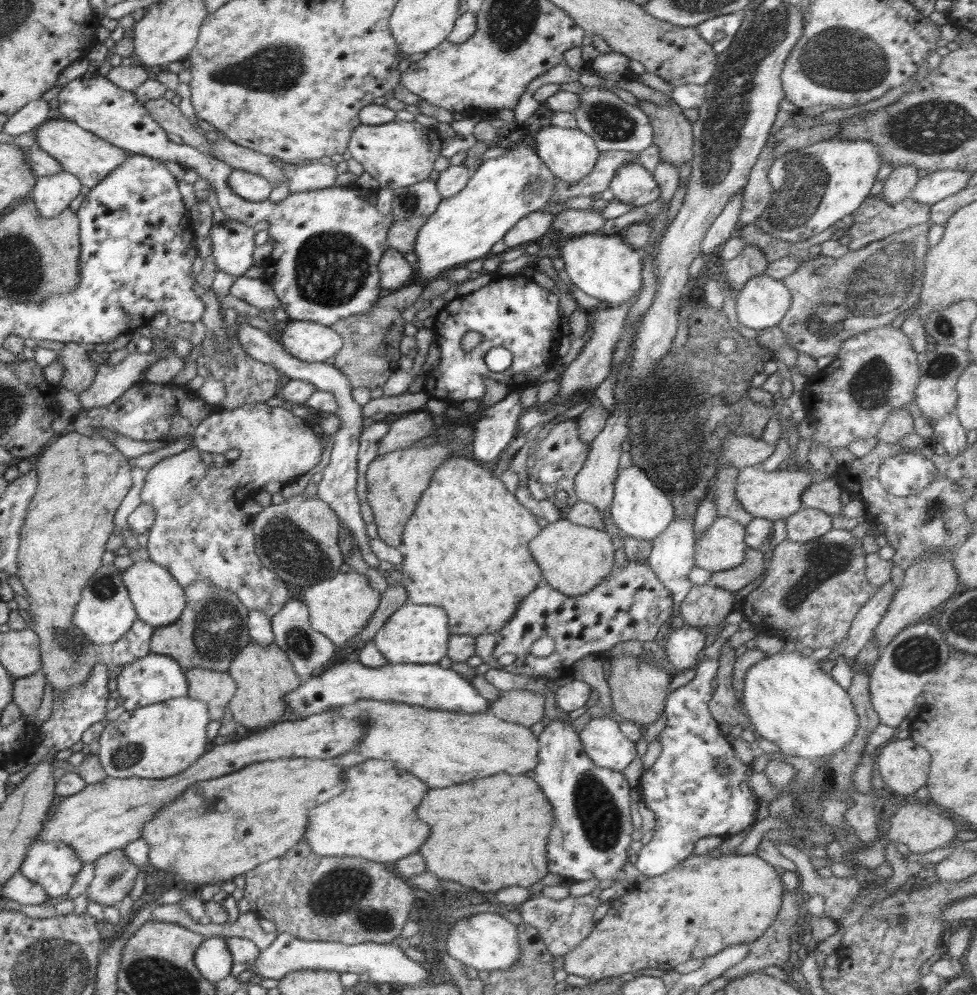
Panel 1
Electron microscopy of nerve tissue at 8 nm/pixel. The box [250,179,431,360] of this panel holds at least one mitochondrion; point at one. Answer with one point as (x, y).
(330, 269)

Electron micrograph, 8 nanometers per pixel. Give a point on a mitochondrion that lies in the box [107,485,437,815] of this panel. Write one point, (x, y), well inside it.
(285, 542)

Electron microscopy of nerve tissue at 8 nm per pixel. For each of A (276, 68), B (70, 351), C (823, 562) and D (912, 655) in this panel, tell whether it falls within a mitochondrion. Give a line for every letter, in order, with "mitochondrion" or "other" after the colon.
A: mitochondrion
B: other
C: mitochondrion
D: mitochondrion

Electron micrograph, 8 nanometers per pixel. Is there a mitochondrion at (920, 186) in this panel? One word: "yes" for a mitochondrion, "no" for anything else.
no

